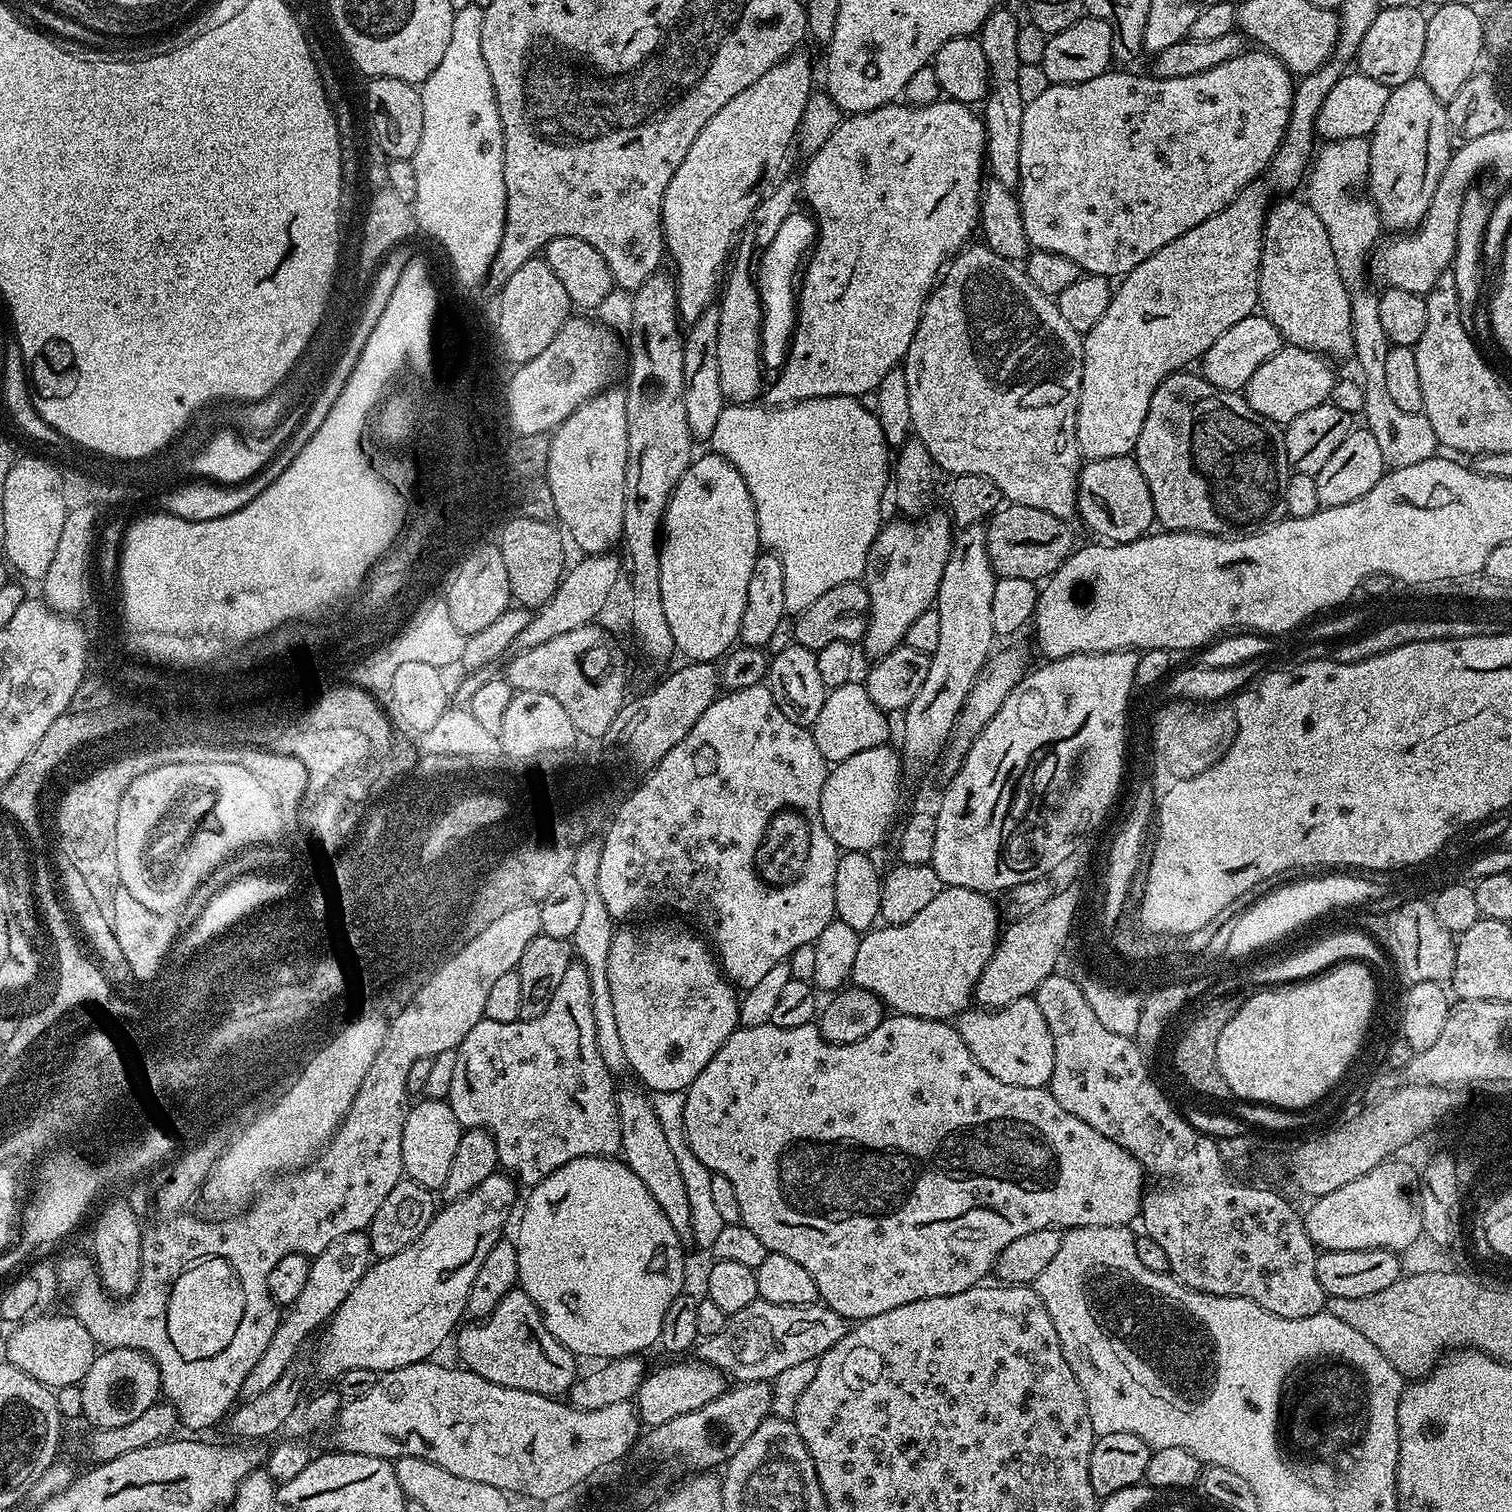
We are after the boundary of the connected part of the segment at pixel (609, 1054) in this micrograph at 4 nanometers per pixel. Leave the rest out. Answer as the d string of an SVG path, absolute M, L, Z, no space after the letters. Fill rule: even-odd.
M589 838L581 842L572 858L571 875L584 888L584 905L582 919L578 922L578 930L570 937L574 956L583 964L592 980L592 1009L594 1010L594 1038L598 1046L598 1054L602 1054L602 1062L606 1062L608 1071L619 1074L628 1068L626 1053L622 1050L622 1041L618 1036L617 1023L614 1020L614 1007L611 1001L610 986L607 985L607 958L611 940L614 935L614 918L606 910L606 902L602 902L602 894L598 894L598 858L600 857L601 841Z

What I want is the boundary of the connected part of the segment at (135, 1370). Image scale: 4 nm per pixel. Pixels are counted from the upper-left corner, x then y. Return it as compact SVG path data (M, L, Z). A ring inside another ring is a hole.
M110 1348L101 1351L94 1358L94 1366L86 1370L86 1378L80 1383L82 1390L83 1419L89 1420L92 1428L113 1428L126 1426L126 1422L134 1422L134 1418L142 1418L145 1410L161 1399L160 1371L156 1363L144 1352L129 1348Z

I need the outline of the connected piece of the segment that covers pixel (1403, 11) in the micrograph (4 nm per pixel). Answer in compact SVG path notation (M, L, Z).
M1415 3L1406 6L1381 7L1380 13L1370 22L1366 38L1362 38L1360 49L1356 51L1355 63L1358 71L1382 82L1390 90L1402 86L1420 71L1422 50L1426 47L1426 26L1428 16L1415 8Z

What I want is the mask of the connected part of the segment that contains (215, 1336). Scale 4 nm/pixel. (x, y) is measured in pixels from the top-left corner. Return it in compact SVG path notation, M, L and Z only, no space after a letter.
M206 1262L184 1272L164 1302L168 1302L166 1338L186 1360L202 1360L202 1356L220 1350L228 1342L232 1330L242 1328L242 1324L236 1324L242 1310L240 1286L222 1262Z

